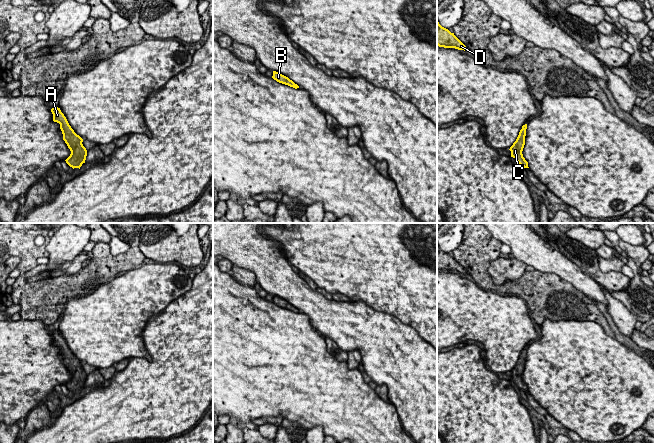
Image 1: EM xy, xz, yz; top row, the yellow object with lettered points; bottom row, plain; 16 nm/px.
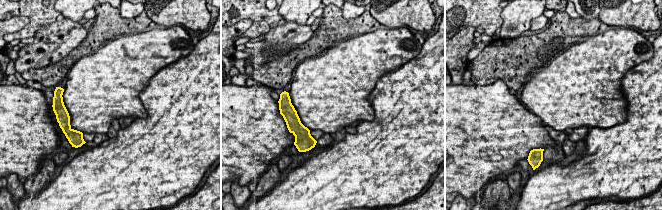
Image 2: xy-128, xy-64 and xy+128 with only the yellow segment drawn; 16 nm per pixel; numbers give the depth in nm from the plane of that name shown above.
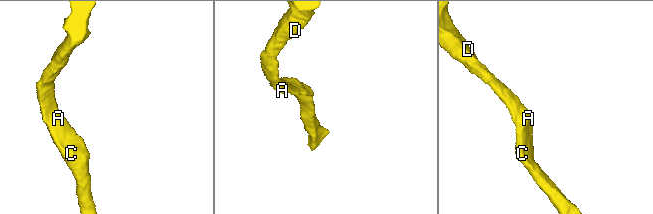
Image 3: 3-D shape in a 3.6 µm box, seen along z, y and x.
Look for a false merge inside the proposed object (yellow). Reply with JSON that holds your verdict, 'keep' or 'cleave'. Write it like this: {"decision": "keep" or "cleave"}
{"decision": "keep"}

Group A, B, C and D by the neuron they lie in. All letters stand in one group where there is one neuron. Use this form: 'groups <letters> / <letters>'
groups A B C D

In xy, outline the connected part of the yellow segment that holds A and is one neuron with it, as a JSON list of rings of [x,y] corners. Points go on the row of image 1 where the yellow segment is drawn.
[[[54,107],[51,109],[51,112],[53,114],[53,121],[60,124],[63,140],[71,151],[70,156],[65,160],[66,163],[73,169],[80,169],[82,164],[85,163],[87,156],[87,150],[82,144],[83,139],[71,128],[60,108]]]

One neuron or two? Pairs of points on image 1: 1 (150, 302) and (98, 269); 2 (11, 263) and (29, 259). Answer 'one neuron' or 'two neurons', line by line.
1: two neurons
2: two neurons

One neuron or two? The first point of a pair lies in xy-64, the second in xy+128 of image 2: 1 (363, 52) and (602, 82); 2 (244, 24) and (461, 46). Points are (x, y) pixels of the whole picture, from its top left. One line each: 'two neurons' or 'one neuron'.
1: one neuron
2: one neuron

